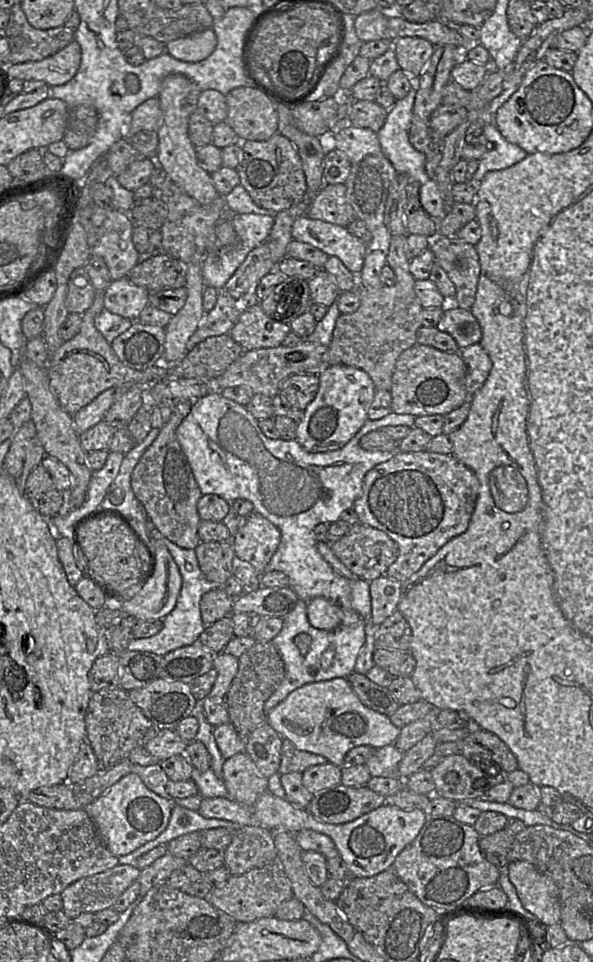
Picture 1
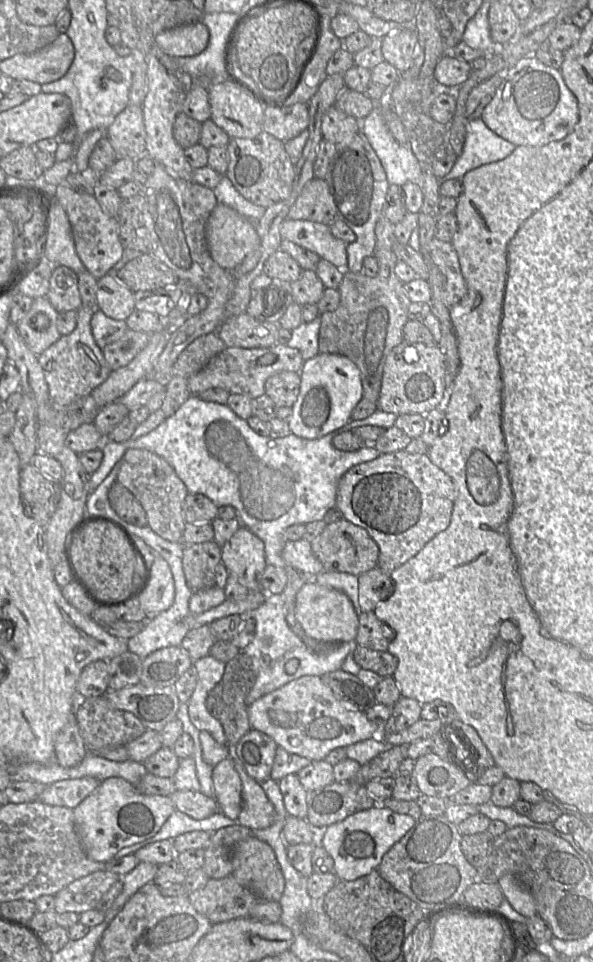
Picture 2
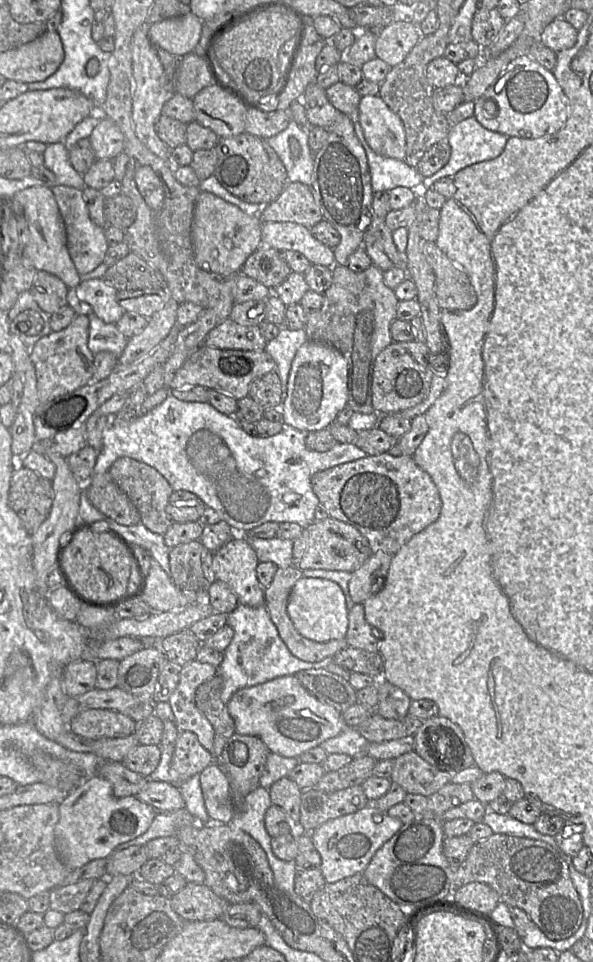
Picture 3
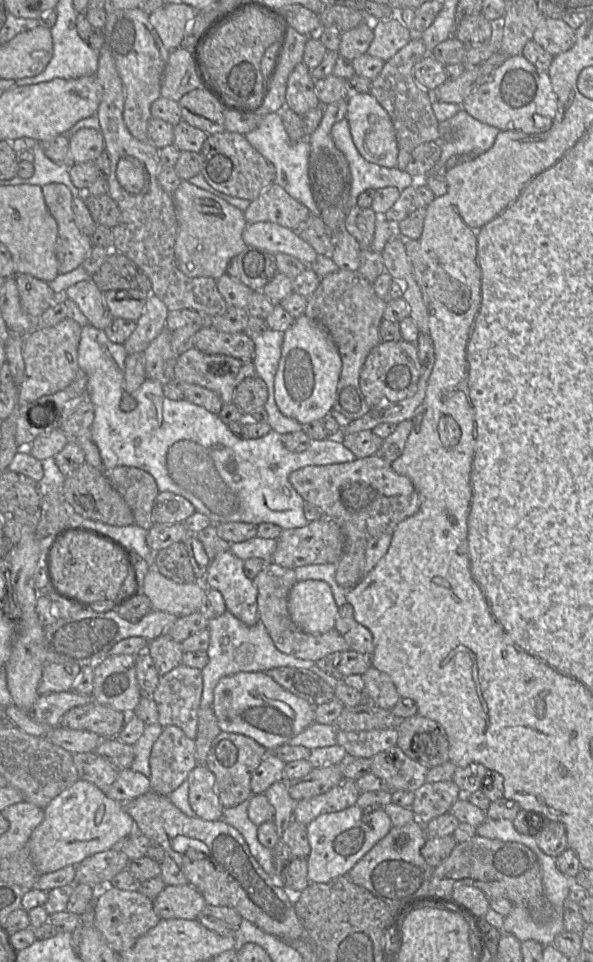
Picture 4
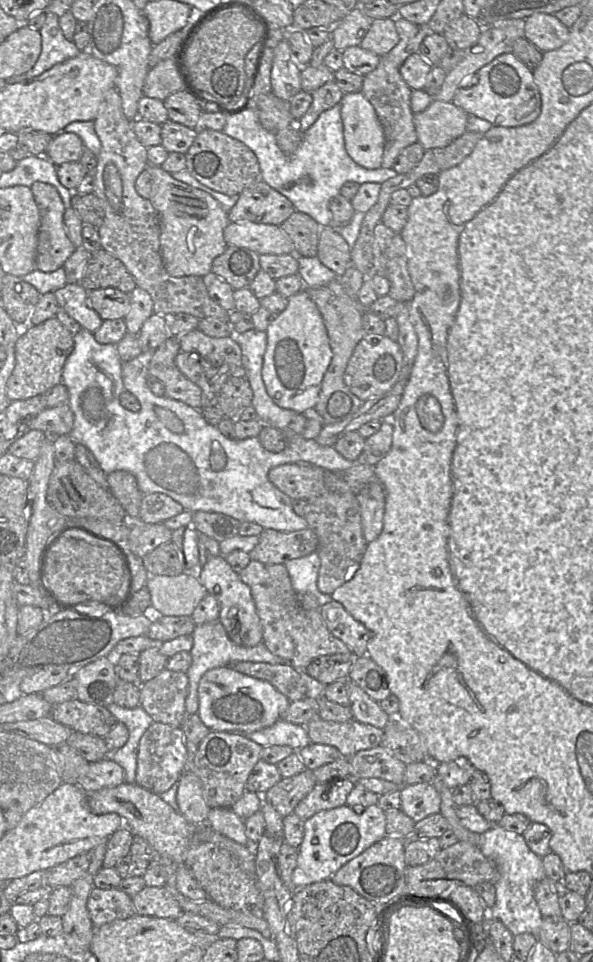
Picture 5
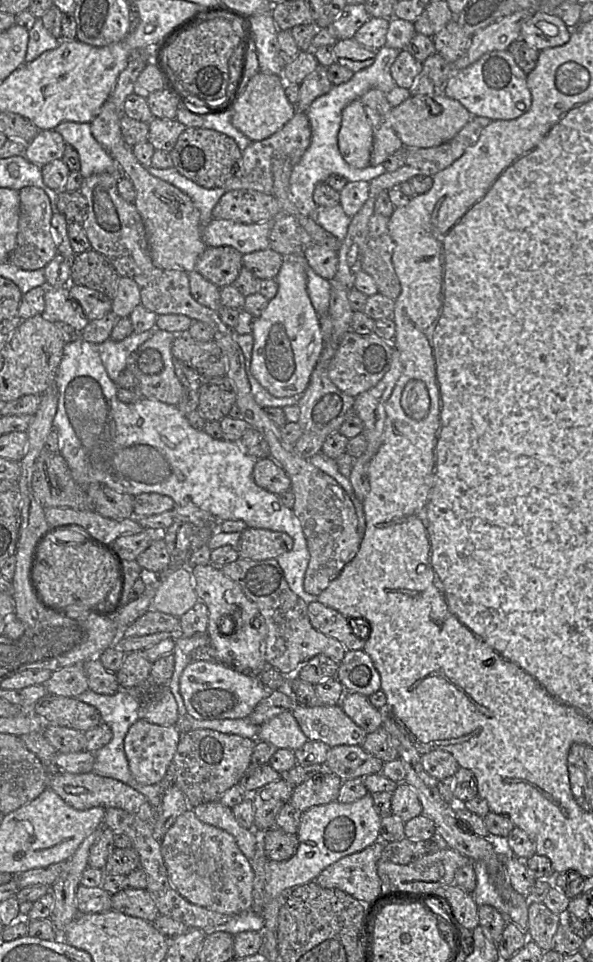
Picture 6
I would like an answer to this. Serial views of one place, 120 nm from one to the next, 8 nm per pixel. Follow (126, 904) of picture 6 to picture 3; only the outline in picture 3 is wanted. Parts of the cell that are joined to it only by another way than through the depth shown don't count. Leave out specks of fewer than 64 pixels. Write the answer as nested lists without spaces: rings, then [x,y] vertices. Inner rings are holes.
[[[187,883],[170,897],[173,910],[185,921],[220,919],[231,903],[217,896],[204,883]]]

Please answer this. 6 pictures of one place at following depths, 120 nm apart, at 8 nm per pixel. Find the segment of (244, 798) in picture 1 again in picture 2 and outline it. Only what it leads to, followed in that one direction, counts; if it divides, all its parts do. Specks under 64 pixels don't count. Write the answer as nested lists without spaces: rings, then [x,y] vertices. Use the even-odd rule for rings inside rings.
[[[227,757],[213,766],[212,781],[219,812],[237,819],[242,809],[242,784],[232,758]]]

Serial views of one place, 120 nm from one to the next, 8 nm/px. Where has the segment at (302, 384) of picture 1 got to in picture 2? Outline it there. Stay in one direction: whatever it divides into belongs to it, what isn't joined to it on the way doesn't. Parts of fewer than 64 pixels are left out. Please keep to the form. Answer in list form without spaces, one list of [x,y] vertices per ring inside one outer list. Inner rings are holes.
[[[278,372],[266,380],[265,395],[278,407],[292,407],[299,394],[300,382],[299,372]]]

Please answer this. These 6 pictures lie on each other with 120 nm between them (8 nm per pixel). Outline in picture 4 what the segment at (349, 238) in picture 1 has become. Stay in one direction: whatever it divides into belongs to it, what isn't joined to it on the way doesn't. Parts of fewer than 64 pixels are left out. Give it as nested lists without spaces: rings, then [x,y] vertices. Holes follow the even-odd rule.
[[[271,222],[250,223],[242,234],[249,247],[257,247],[270,253],[283,253],[299,259],[305,265],[313,263],[318,254],[294,230]]]

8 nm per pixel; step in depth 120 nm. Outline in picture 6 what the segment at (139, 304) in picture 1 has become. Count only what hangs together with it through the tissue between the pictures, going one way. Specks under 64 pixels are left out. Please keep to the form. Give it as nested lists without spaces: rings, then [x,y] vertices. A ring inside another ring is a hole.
[[[48,286],[44,299],[45,310],[41,316],[50,322],[64,322],[78,332],[89,323],[79,303],[70,296],[67,286]]]

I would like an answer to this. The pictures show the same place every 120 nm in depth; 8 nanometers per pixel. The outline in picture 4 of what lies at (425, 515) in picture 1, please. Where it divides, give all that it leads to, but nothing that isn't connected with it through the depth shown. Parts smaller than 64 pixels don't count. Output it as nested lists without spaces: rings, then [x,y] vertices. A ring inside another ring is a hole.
[[[377,455],[352,462],[305,466],[293,471],[289,482],[306,502],[319,507],[324,517],[354,522],[367,536],[393,534],[401,521],[420,508],[418,493],[410,479],[397,474],[390,463]]]

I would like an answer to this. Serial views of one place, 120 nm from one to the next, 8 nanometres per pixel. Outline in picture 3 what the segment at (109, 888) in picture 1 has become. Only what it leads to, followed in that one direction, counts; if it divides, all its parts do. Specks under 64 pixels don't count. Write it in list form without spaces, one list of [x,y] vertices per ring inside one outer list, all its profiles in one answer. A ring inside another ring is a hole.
[[[84,879],[49,892],[50,909],[63,914],[78,910],[97,879]]]

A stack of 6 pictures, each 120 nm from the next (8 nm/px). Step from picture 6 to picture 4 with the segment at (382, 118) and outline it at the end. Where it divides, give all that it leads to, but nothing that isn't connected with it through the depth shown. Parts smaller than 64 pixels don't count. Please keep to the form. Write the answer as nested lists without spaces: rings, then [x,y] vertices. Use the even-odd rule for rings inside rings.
[[[413,34],[413,39],[384,63],[382,71],[372,81],[370,89],[370,93],[391,118],[398,145],[396,167],[403,171],[406,171],[411,153],[416,147],[440,138],[439,121],[432,109],[433,94],[419,86],[413,75],[415,64],[428,54],[420,35]]]

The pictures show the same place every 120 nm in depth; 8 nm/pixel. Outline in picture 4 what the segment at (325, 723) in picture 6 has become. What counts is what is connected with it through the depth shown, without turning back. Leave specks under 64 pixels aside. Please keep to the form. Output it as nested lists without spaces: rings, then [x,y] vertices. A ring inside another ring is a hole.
[[[376,729],[361,732],[338,730],[337,745],[342,746],[348,758],[370,759],[374,755],[396,747],[398,733],[394,729]]]

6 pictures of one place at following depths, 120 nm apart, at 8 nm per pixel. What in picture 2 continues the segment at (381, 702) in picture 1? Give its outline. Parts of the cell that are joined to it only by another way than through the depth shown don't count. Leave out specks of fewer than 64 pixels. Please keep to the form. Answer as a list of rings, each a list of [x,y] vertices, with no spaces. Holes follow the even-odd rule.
[[[337,670],[321,678],[334,697],[349,710],[365,712],[376,704],[373,690],[356,675]]]

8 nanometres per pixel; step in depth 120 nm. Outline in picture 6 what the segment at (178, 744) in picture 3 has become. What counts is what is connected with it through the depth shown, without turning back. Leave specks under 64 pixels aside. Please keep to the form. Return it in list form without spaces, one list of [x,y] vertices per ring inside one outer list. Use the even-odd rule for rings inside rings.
[[[139,719],[131,725],[124,738],[124,752],[135,780],[144,785],[155,785],[166,775],[177,750],[181,733],[174,726],[160,726]]]

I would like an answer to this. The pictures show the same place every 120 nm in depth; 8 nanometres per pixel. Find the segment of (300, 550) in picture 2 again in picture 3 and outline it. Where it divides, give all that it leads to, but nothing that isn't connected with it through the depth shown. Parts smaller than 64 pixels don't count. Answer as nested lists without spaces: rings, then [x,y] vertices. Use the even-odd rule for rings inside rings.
[[[278,537],[271,539],[245,538],[255,551],[259,562],[273,562],[280,568],[292,566],[293,540]]]

